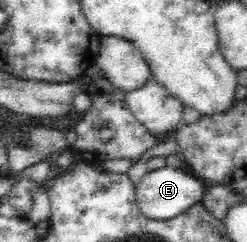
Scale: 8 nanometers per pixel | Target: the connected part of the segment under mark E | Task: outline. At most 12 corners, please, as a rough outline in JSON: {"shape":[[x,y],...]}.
{"shape":[[168,165],[135,185],[140,211],[169,220],[201,201],[198,177]]}

